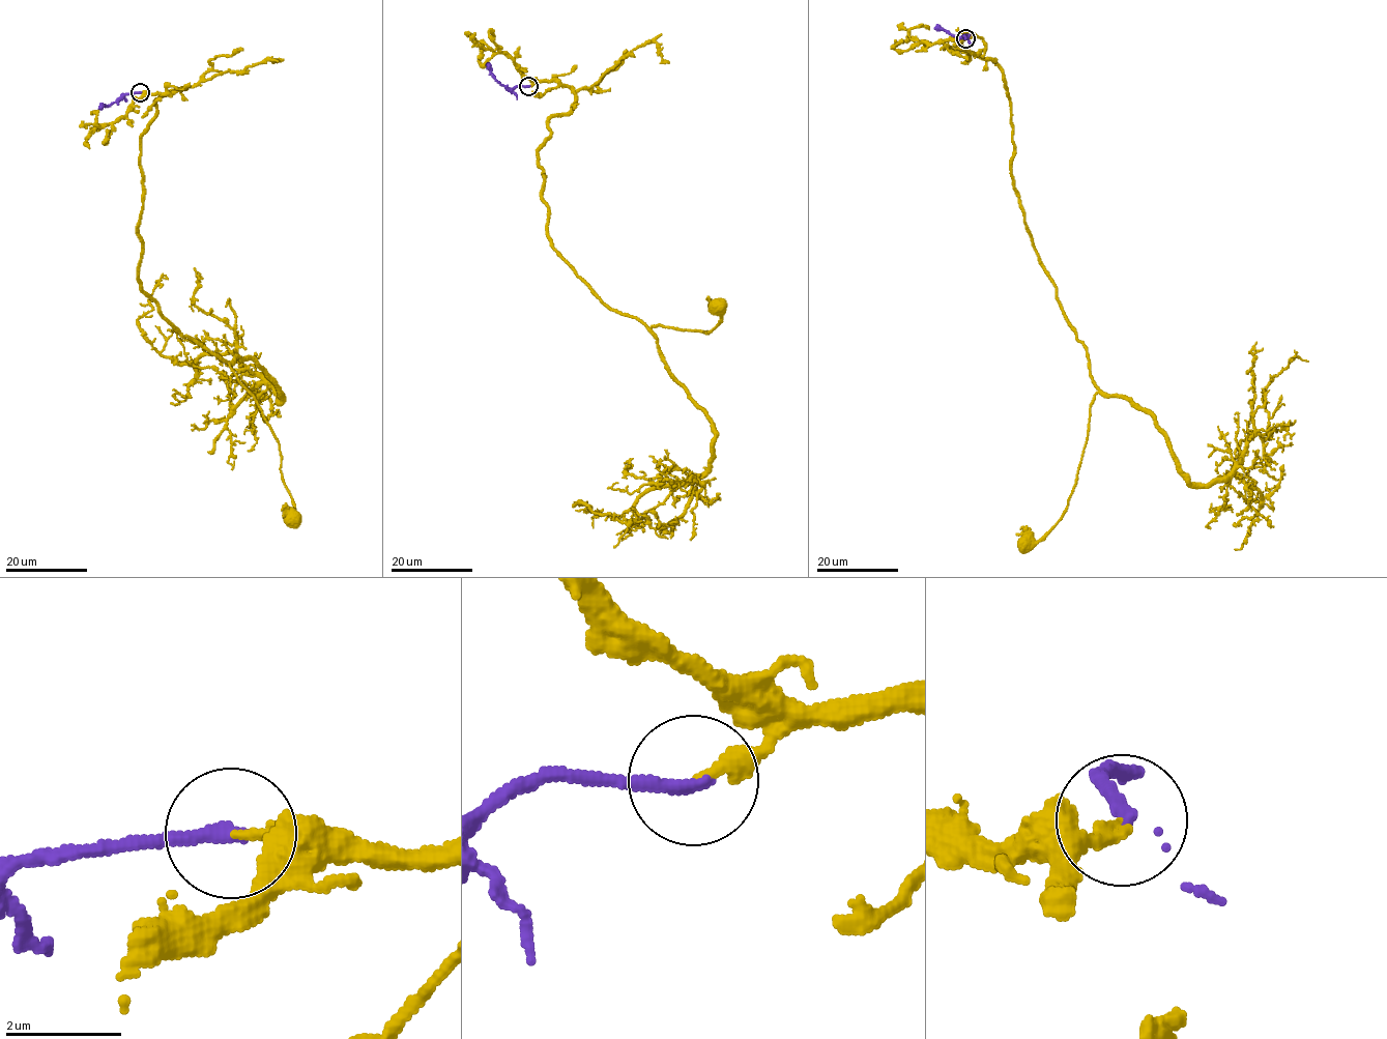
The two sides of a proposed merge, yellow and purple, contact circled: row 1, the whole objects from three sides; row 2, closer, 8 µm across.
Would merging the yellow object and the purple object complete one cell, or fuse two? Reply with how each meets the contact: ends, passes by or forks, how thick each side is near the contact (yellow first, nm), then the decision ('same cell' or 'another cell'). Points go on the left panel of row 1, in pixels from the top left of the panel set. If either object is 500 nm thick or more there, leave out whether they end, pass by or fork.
yellow ends there; purple ends there; 200 nm thick on the yellow side, 240 nm on the other; same cell

